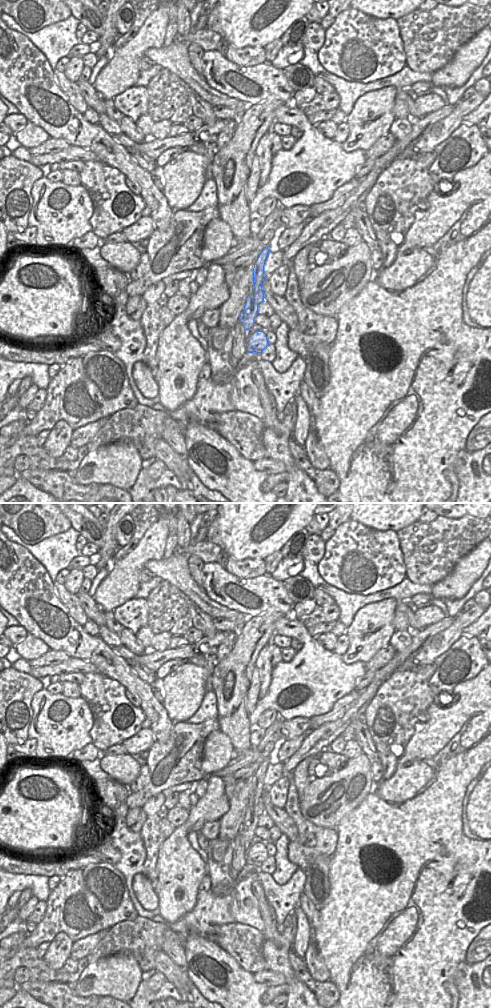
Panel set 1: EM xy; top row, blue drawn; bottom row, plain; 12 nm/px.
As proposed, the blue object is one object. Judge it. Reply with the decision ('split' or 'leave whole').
split

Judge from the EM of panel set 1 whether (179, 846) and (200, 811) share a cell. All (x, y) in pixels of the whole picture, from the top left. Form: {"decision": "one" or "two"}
{"decision": "one"}

